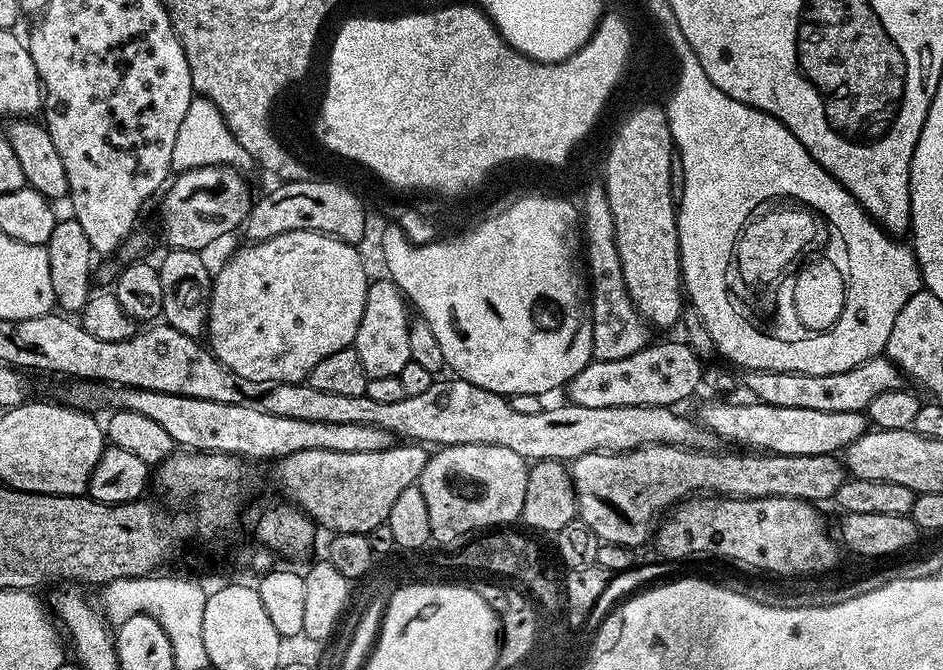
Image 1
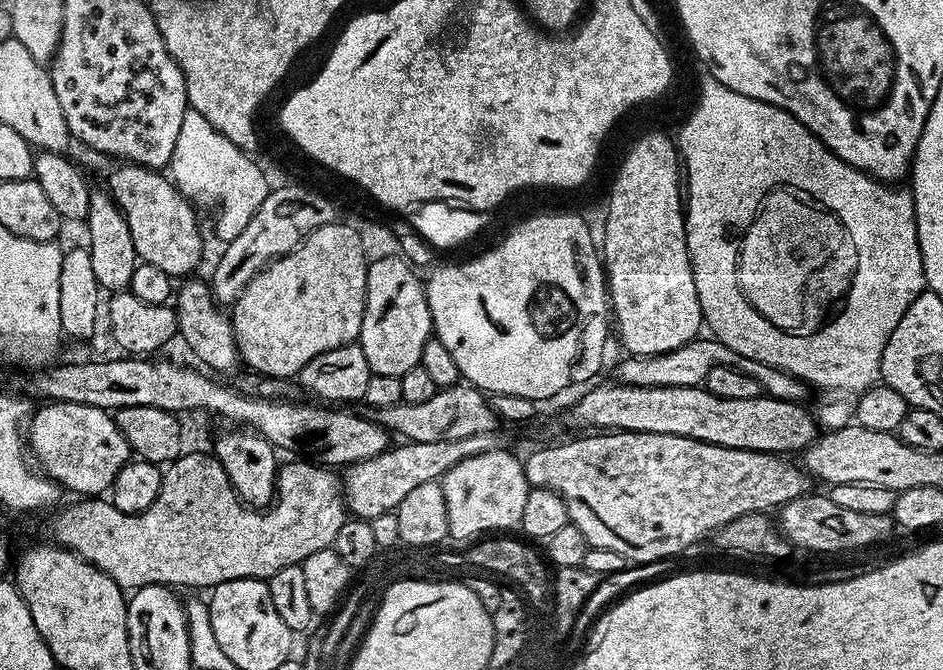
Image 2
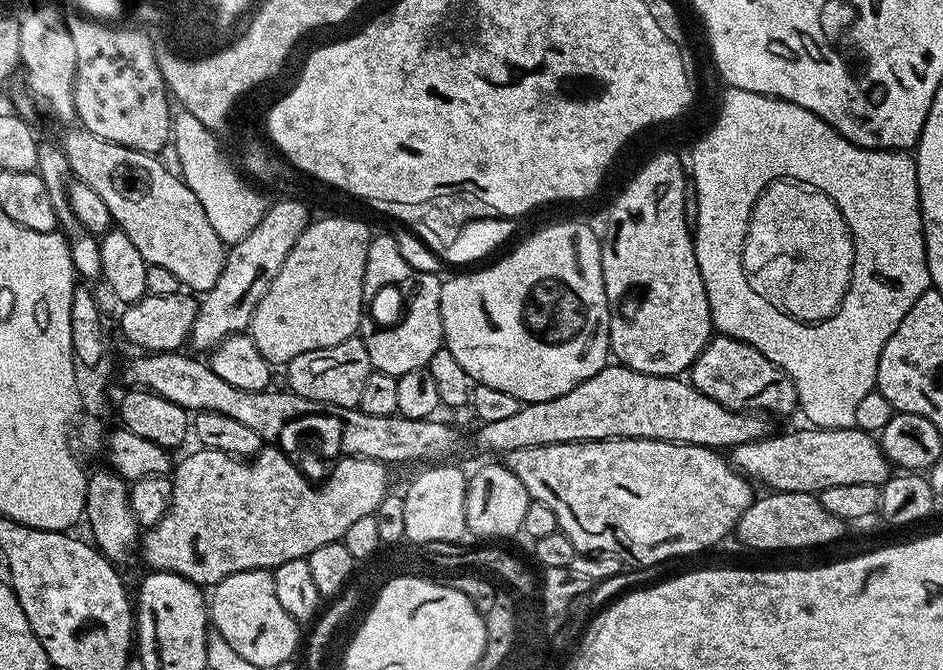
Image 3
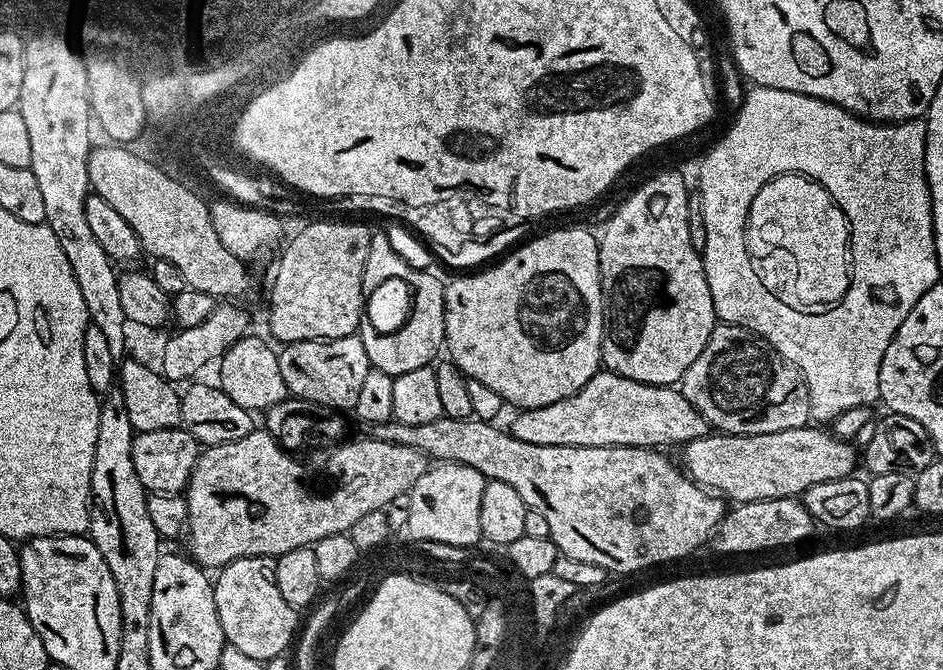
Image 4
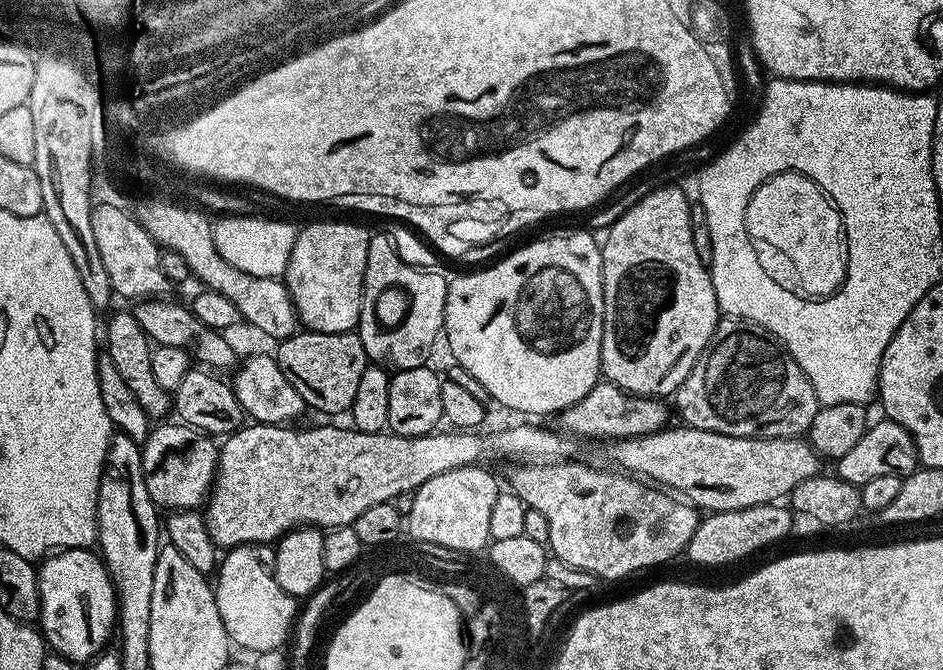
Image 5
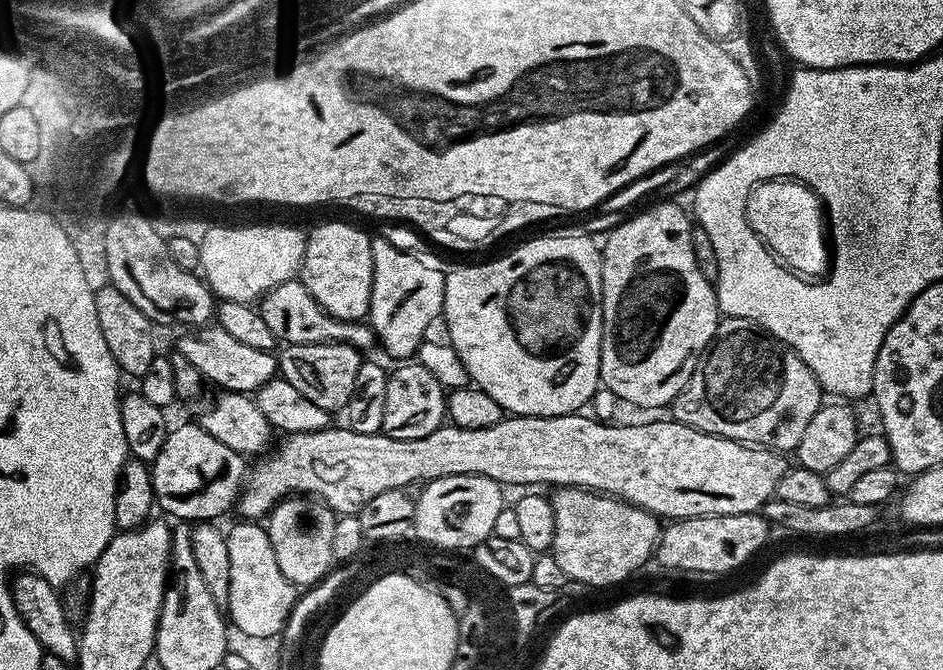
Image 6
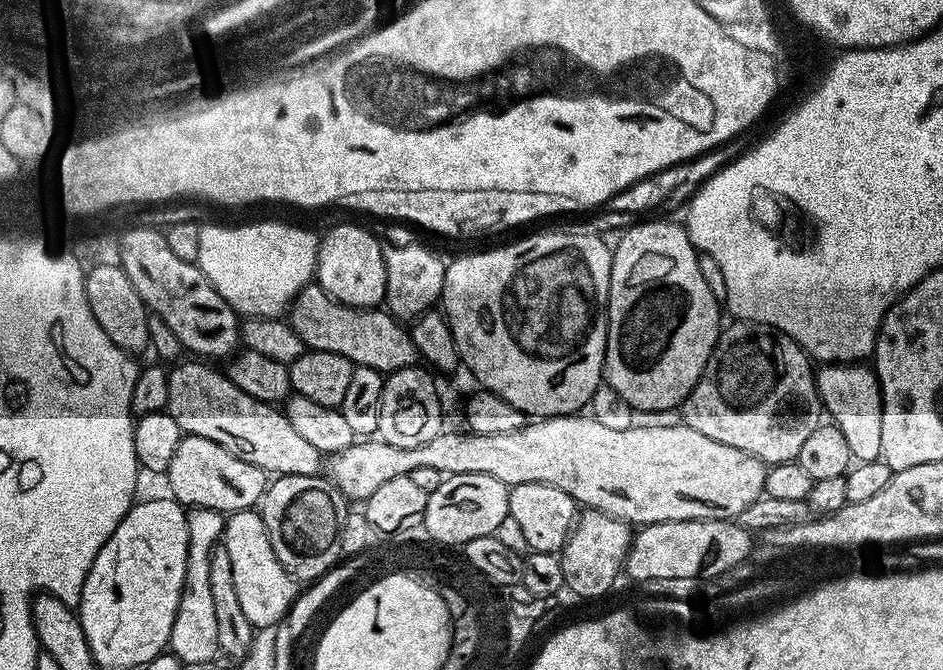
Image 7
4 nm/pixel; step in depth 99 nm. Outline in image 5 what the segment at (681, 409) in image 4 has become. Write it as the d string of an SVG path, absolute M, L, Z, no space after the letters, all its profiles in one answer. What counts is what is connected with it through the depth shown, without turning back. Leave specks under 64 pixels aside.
M598 382L574 406L559 413L558 425L561 433L572 438L585 436L588 440L633 440L639 436L649 436L655 432L663 432L669 427L668 408L663 399L655 396L634 396L611 382Z

